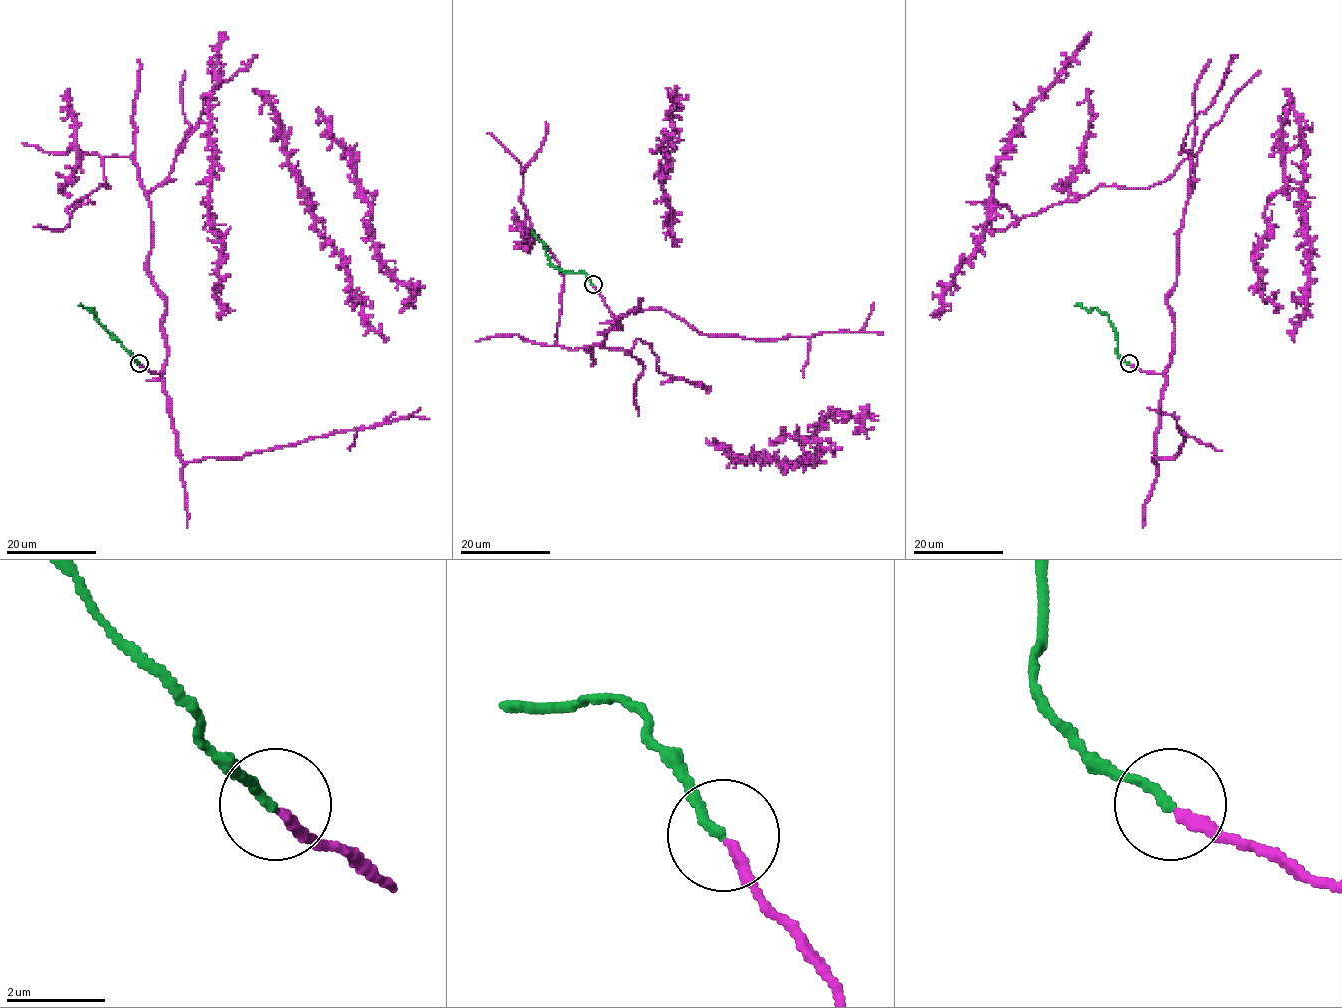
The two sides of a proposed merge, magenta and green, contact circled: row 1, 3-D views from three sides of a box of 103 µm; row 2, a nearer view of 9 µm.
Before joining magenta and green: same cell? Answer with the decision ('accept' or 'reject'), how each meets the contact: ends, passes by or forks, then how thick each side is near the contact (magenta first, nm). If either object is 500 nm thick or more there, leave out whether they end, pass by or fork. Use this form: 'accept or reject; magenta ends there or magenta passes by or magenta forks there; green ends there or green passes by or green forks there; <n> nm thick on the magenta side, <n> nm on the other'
accept; magenta ends there; green ends there; 220 nm thick on the magenta side, 190 nm on the other

